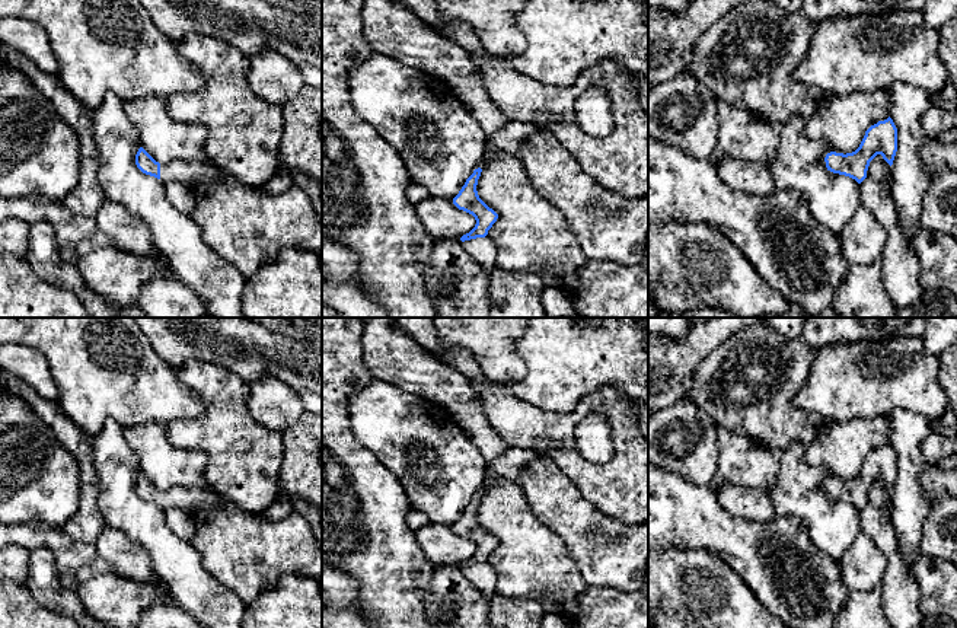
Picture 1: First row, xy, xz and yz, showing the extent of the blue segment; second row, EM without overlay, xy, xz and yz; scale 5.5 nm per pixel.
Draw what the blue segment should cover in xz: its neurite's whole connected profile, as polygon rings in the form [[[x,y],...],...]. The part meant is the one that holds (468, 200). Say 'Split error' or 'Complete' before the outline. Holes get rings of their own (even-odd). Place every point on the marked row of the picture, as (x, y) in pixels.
Complete. [[[481,168],[475,169],[473,173],[466,179],[459,194],[453,198],[453,204],[459,210],[472,214],[476,220],[475,227],[460,238],[462,242],[485,238],[488,235],[488,230],[498,219],[498,214],[492,208],[489,208],[478,195],[476,185],[481,172]]]

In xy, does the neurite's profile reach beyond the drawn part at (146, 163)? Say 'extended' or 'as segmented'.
extended

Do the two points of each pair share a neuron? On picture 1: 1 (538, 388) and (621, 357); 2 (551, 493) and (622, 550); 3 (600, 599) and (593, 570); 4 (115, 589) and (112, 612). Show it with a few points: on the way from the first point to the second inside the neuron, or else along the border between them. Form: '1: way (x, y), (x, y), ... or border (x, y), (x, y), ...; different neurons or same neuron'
1: way (558, 372), (568, 362), (600, 362); same neuron
2: way (568, 513), (583, 528), (587, 539), (602, 547); same neuron
3: border (587, 585), (619, 587), (631, 593); different neurons
4: way (112, 595), (112, 606); same neuron

